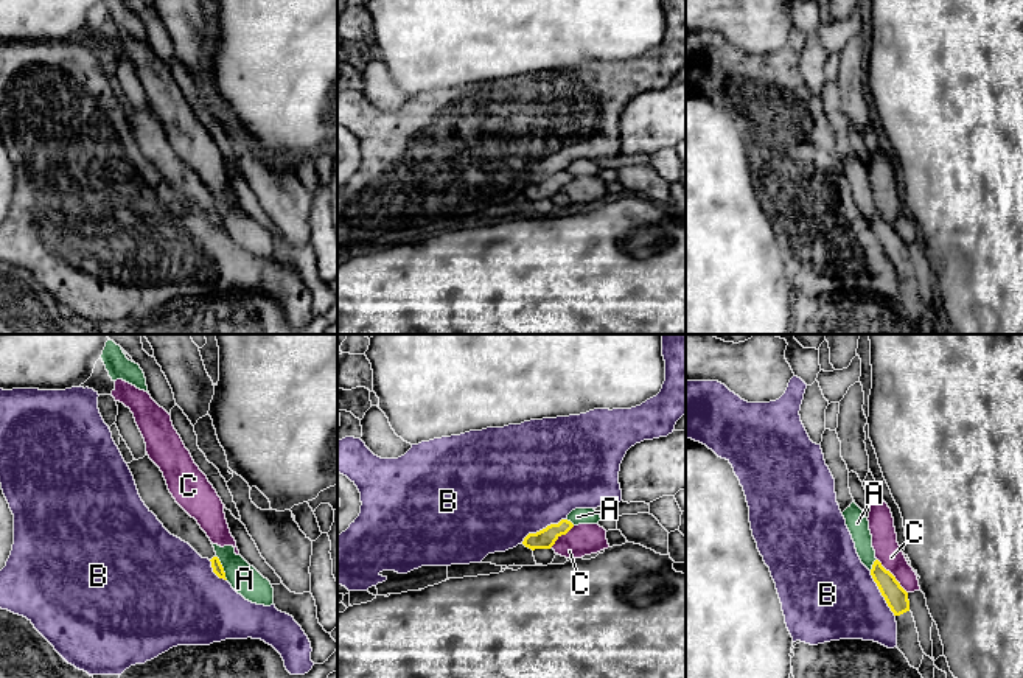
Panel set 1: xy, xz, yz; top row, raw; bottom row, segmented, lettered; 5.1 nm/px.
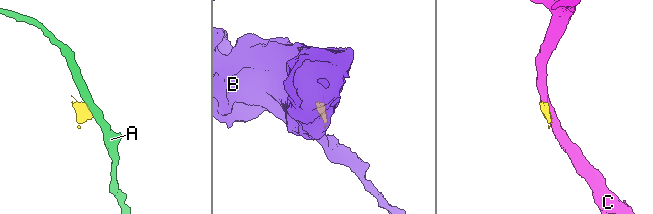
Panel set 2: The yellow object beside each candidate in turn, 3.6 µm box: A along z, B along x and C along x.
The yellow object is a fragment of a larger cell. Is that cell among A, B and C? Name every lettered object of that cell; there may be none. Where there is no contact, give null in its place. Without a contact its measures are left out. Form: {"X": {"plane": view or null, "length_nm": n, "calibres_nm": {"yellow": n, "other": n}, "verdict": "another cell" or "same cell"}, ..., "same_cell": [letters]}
{"A": {"plane": "xy", "length_nm": 140, "calibres_nm": {"yellow": 60, "other": 160}, "verdict": "another cell"}, "B": {"plane": "xz", "length_nm": 260, "calibres_nm": {"yellow": 100, "other": 480}, "verdict": "another cell"}, "C": {"plane": "yz", "length_nm": 240, "calibres_nm": {"yellow": 120, "other": 140}, "verdict": "another cell"}, "same_cell": []}

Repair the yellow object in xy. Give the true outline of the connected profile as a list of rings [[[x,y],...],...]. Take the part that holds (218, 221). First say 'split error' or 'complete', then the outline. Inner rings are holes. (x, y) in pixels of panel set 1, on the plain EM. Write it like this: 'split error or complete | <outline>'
split error | [[[148,104],[143,110],[134,110],[127,118],[134,128],[138,146],[149,163],[157,168],[171,187],[188,194],[202,210],[208,210],[213,224],[219,230],[227,232],[210,190],[201,180],[197,173],[176,154],[168,142],[163,124],[149,110]]]

